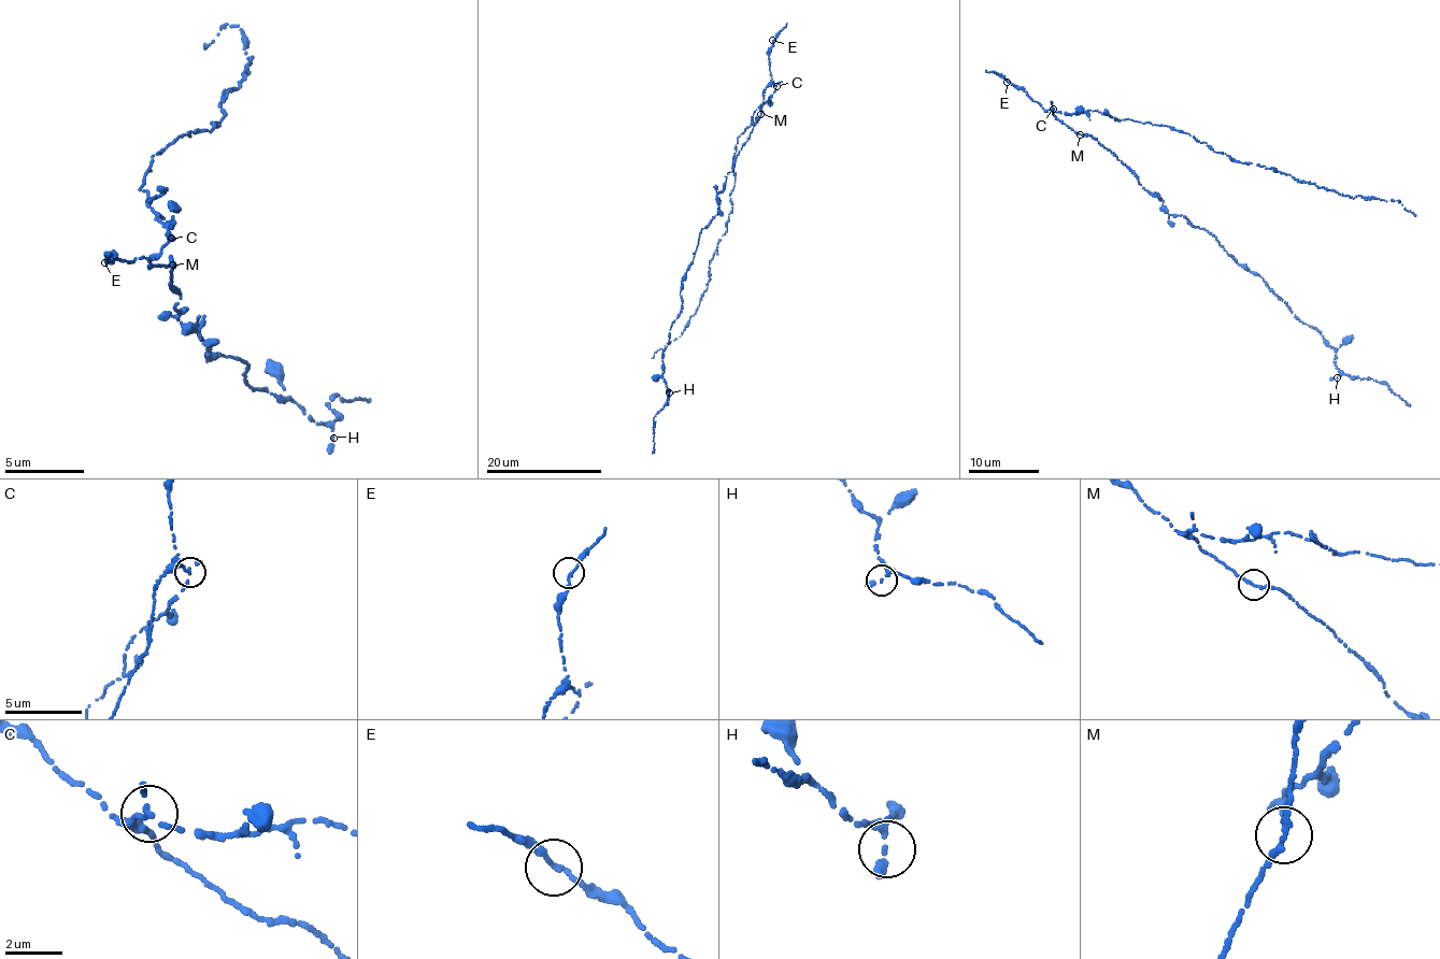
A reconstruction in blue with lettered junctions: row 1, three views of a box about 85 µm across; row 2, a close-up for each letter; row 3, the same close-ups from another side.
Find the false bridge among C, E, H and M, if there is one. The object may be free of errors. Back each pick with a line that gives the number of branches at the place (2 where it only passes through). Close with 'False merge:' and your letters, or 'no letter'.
C: 3
False merge: C

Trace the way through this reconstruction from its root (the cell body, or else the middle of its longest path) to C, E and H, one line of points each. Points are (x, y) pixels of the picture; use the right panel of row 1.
C: (1078, 134), (1056, 119), (1050, 111), (1054, 109)
E: (1078, 134), (1032, 101), (1025, 91), (1007, 82)
H: (1078, 134), (1111, 152), (1169, 214), (1211, 232), (1296, 317), (1315, 328), (1334, 349), (1337, 377)

